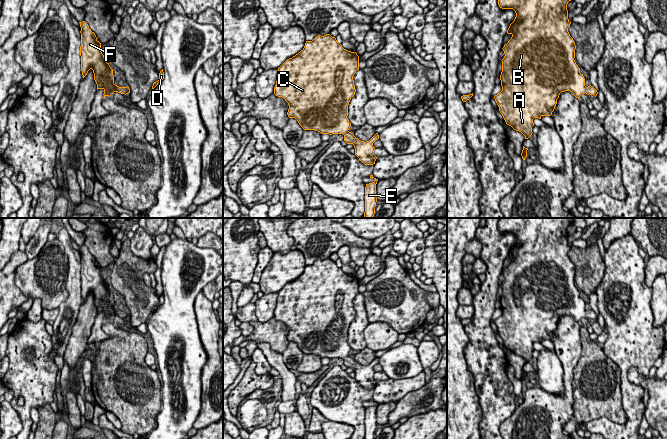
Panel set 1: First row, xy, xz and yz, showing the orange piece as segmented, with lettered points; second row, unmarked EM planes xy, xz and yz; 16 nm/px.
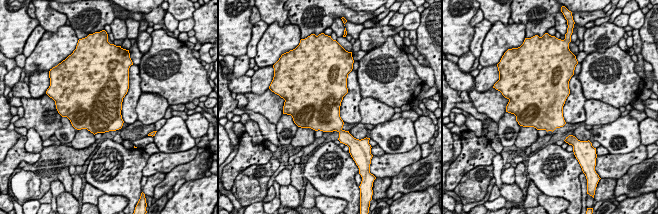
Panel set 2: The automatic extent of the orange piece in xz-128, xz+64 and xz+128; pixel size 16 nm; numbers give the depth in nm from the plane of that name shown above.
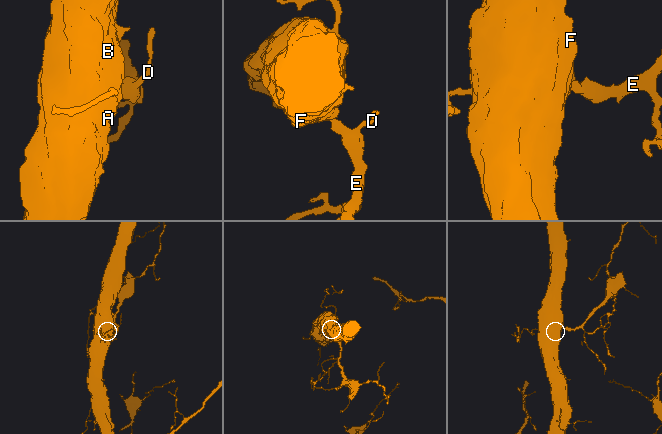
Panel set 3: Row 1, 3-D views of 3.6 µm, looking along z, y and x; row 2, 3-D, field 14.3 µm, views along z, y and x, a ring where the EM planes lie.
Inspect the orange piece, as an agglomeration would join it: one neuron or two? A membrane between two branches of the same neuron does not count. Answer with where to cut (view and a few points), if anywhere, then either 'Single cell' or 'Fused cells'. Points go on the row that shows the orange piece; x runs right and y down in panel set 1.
No split. Single cell

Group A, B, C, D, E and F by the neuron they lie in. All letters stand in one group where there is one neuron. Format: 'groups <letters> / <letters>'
groups A B C D E F

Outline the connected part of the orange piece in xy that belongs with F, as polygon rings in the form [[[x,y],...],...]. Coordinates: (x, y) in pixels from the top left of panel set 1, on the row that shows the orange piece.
[[[85,21],[79,22],[81,27],[81,71],[83,78],[90,69],[93,70],[94,80],[97,84],[97,90],[104,90],[104,98],[111,96],[114,92],[121,94],[130,93],[129,87],[119,87],[114,84],[113,69],[106,62],[101,52],[101,43],[97,40],[95,33],[91,31]]]

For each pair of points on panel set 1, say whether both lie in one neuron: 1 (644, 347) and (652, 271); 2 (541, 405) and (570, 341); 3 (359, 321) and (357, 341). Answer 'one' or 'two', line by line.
1: two
2: one
3: one

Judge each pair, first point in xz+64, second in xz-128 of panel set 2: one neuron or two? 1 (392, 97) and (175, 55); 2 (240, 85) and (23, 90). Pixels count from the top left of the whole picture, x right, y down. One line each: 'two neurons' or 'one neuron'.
1: one neuron
2: one neuron

